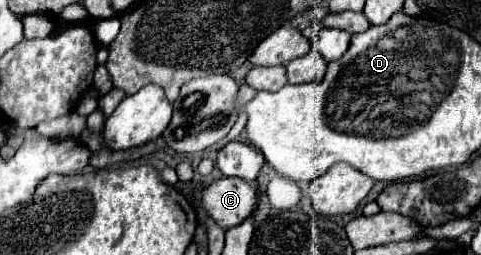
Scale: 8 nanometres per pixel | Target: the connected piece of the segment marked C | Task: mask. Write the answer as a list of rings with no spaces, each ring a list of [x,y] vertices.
[[[221,177],[209,183],[201,193],[203,211],[223,229],[243,223],[257,205],[253,185],[237,177]]]

